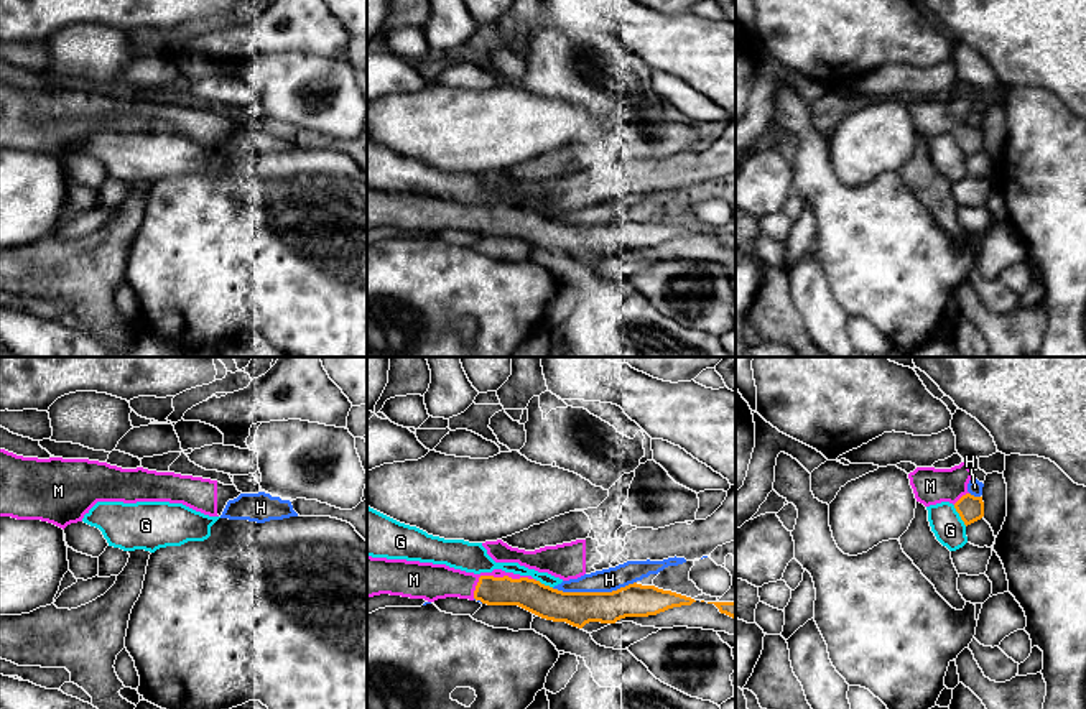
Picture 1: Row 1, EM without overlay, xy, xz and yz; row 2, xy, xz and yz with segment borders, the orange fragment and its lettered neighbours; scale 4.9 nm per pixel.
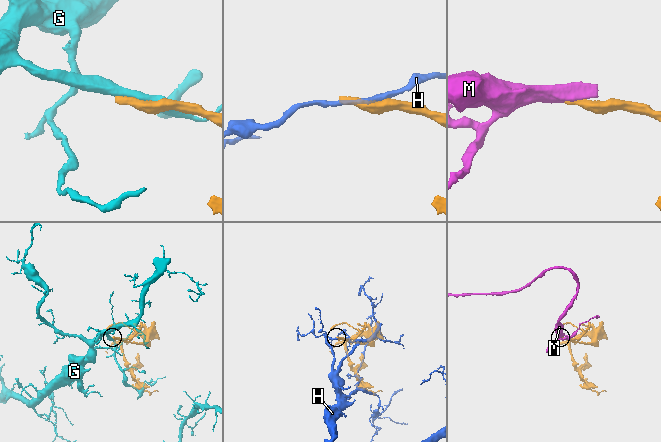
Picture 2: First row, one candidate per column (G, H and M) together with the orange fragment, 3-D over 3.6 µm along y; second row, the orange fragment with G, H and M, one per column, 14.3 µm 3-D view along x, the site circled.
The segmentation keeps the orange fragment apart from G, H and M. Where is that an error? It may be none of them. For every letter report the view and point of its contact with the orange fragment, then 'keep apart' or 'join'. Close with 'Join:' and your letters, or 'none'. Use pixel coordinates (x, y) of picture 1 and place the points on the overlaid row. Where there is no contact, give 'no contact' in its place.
G: yz (960, 515) | keep apart
H: xz (593, 593) | keep apart
M: xz (497, 578) | join
Join: M

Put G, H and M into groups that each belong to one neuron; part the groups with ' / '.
G / H / M

